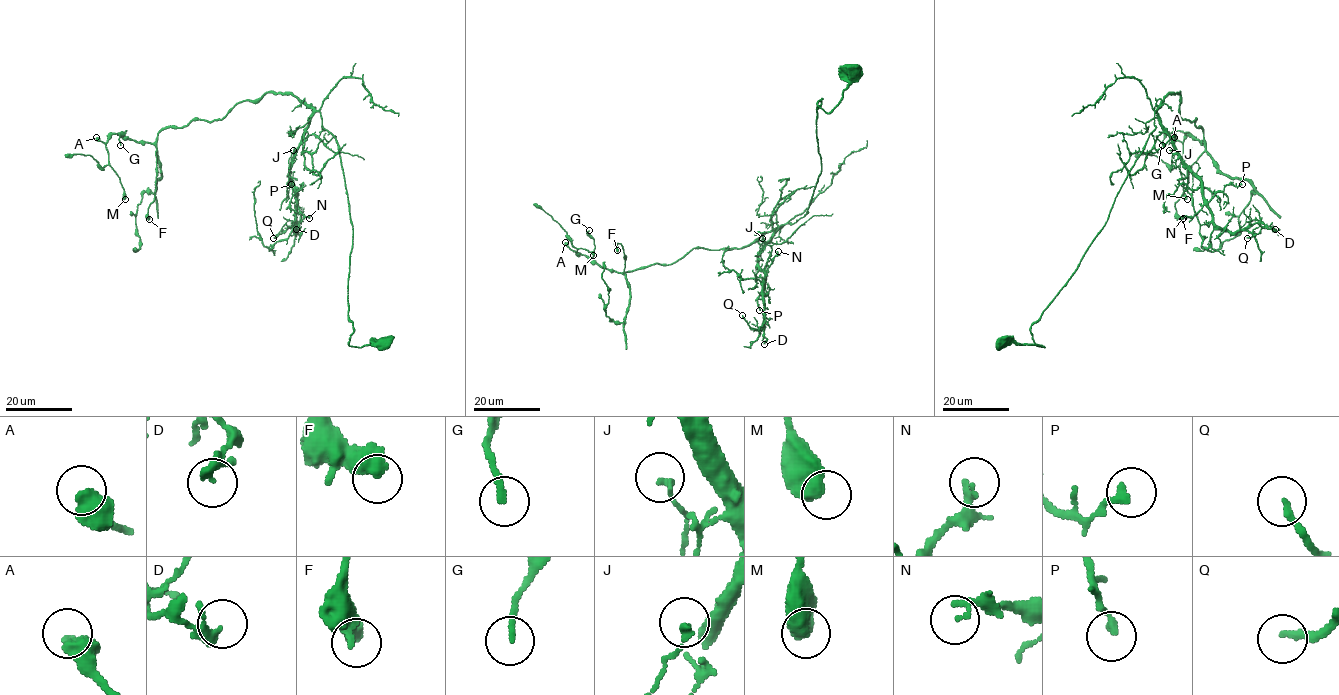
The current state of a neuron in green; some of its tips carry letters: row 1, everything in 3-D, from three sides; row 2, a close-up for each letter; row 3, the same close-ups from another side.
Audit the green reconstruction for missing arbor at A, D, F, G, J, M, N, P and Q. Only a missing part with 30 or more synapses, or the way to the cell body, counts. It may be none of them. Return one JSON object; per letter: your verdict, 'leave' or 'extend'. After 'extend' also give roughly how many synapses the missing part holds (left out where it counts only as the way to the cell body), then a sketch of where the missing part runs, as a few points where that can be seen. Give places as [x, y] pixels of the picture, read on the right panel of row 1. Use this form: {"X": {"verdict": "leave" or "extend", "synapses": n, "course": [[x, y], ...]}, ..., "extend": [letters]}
{"A": {"verdict": "leave"}, "D": {"verdict": "leave"}, "F": {"verdict": "leave"}, "G": {"verdict": "leave"}, "J": {"verdict": "leave"}, "M": {"verdict": "leave"}, "N": {"verdict": "leave"}, "P": {"verdict": "leave"}, "Q": {"verdict": "leave"}, "extend": []}

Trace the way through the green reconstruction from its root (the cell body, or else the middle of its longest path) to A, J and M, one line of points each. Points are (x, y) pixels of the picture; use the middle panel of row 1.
A: (852, 69), (828, 112), (818, 102), (821, 172), (793, 224), (621, 273), (565, 242)
J: (852, 69), (843, 98), (828, 112), (818, 102), (821, 172), (808, 211), (762, 246), (762, 238)
M: (852, 69), (828, 112), (818, 102), (821, 172), (804, 216), (668, 265), (617, 273), (574, 251), (593, 255)

